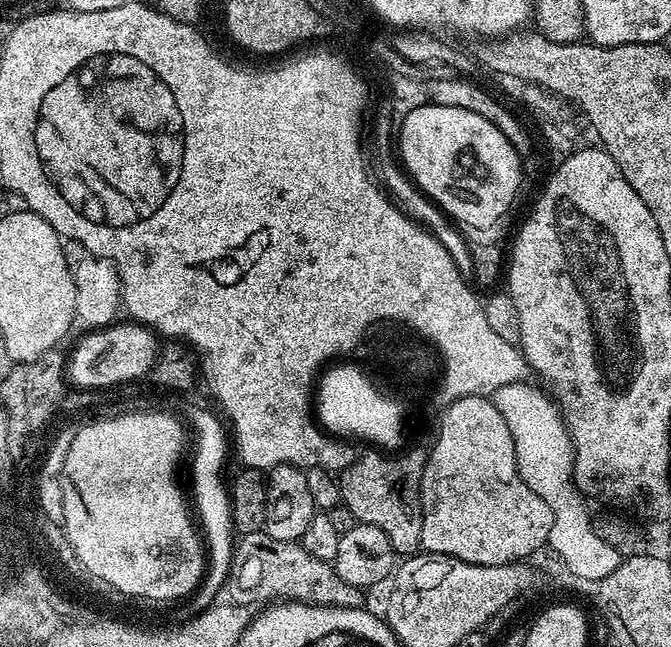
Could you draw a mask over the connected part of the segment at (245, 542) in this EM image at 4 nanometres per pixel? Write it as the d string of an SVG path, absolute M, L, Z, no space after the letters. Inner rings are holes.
M265 531L246 534L235 541L226 588L228 592L232 591L233 601L247 602L249 605L259 600L329 604L335 608L362 608L366 604L365 589L350 586L350 582L342 582L329 561L314 558L310 550L295 540L270 538L270 534Z

